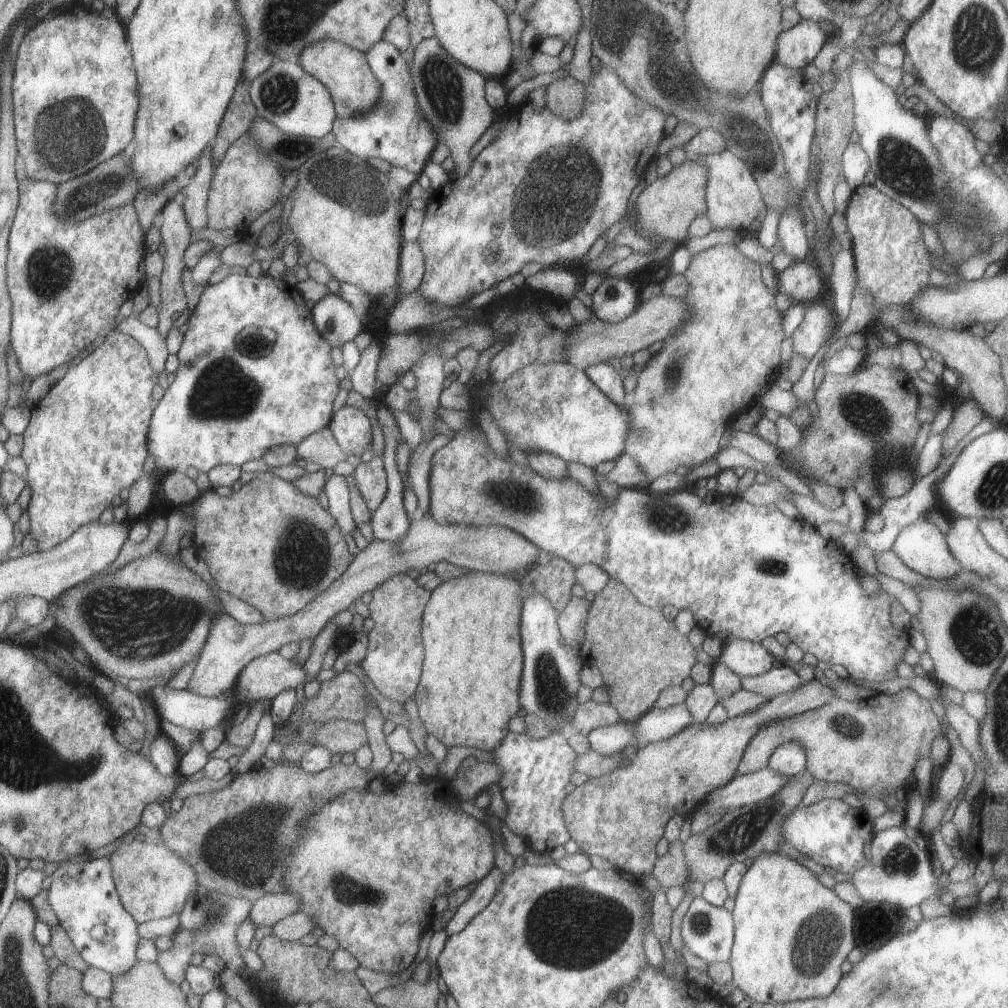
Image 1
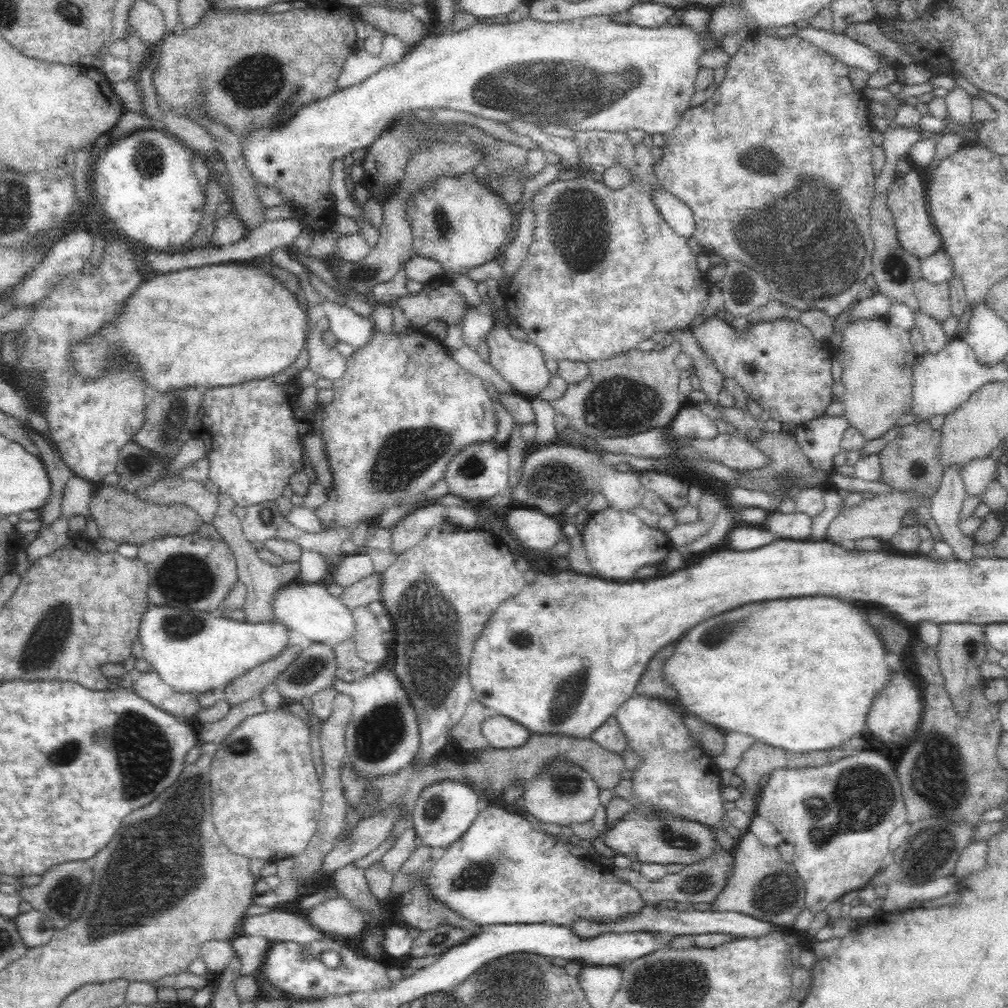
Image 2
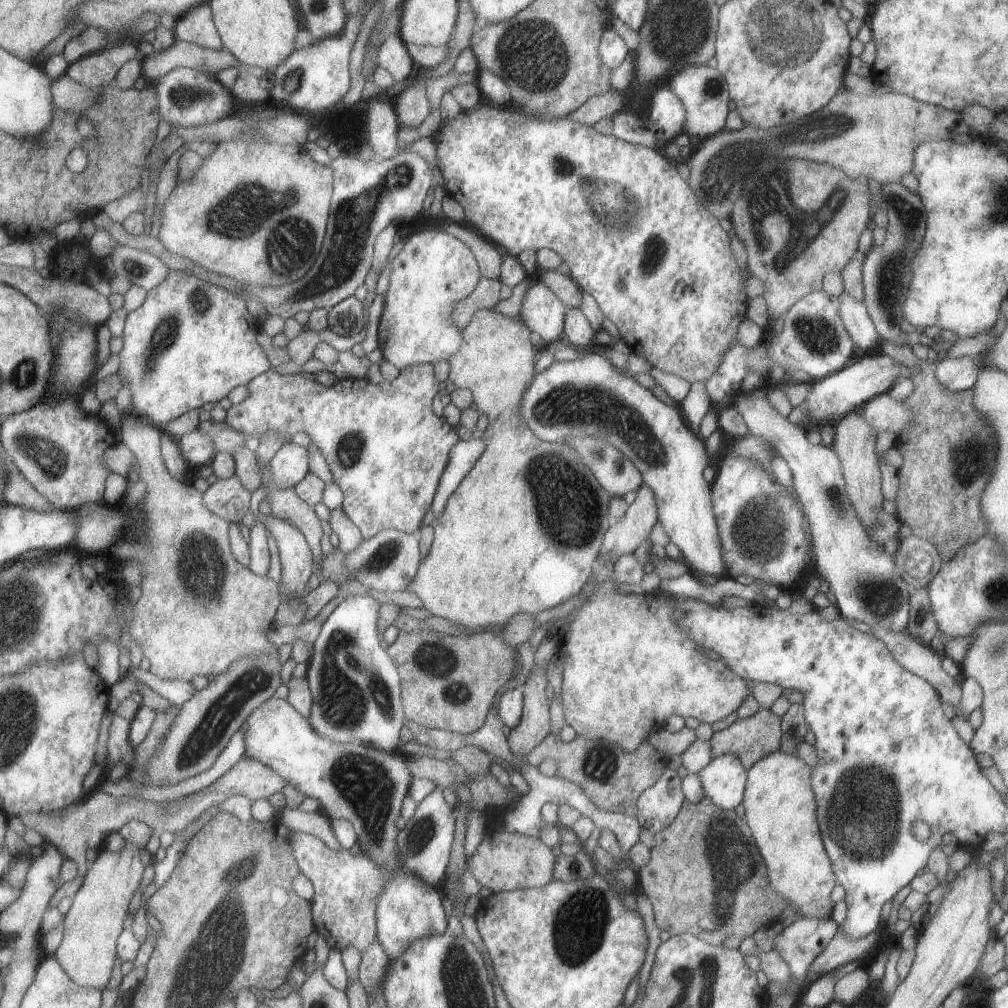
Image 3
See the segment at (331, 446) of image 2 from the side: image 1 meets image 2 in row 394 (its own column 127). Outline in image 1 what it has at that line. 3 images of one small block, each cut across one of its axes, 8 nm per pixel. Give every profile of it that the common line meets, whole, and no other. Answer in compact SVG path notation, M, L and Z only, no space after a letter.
M112 329L106 338L78 363L70 366L66 374L49 390L49 393L31 410L28 428L23 432L23 451L21 457L27 466L25 481L28 488L32 489L28 507L30 519L29 535L36 543L37 552L49 551L51 548L68 540L81 526L96 522L100 515L108 507L112 506L112 500L124 490L130 488L143 473L144 460L148 458L147 434L150 430L150 421L153 413L153 391L158 384L158 373L152 368L146 349L129 334Z

